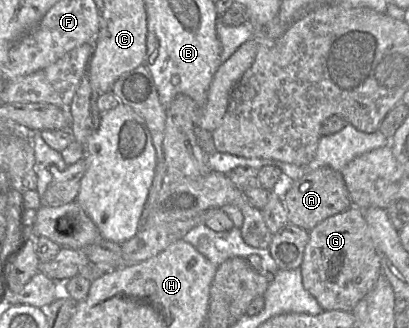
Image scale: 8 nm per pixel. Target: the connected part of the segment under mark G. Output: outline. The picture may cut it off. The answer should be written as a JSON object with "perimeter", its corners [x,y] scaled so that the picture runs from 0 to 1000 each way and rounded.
{"perimeter":[[[856,628],[760,698],[733,823],[741,875],[790,945],[861,951],[934,838],[890,643],[878,631]]]}

